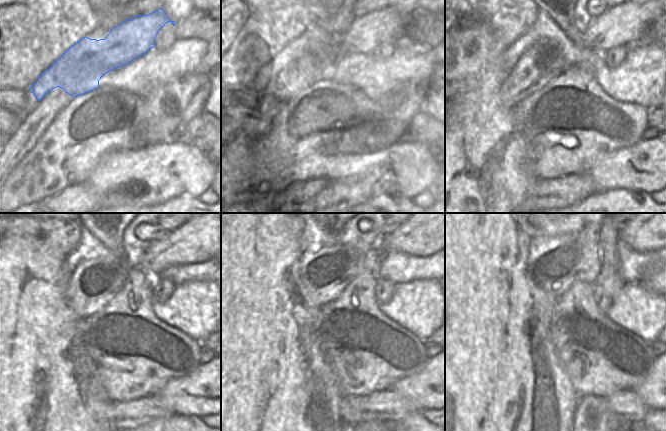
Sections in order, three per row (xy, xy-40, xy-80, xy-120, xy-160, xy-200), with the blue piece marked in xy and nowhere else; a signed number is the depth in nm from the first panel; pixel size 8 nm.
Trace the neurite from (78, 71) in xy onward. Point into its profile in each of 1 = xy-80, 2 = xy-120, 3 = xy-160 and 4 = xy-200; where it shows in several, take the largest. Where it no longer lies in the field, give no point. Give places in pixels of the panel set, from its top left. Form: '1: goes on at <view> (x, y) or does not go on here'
1: goes on at xy-80 (625, 24)
2: goes on at xy-120 (199, 238)
3: goes on at xy-160 (424, 233)
4: goes on at xy-200 (645, 233)

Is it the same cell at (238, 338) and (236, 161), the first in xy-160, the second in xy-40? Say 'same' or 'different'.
same

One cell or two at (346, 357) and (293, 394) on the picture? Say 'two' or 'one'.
two

